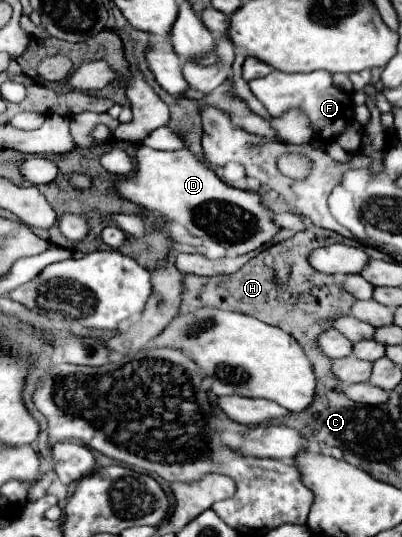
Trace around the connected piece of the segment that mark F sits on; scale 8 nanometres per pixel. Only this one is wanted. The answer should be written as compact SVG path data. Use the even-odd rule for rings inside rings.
M272 71L268 77L260 77L248 83L254 97L268 109L272 117L282 117L290 109L298 109L308 115L310 127L316 139L334 141L344 133L348 123L354 119L352 97L334 85L332 75L328 71L312 71L312 73L282 73Z

